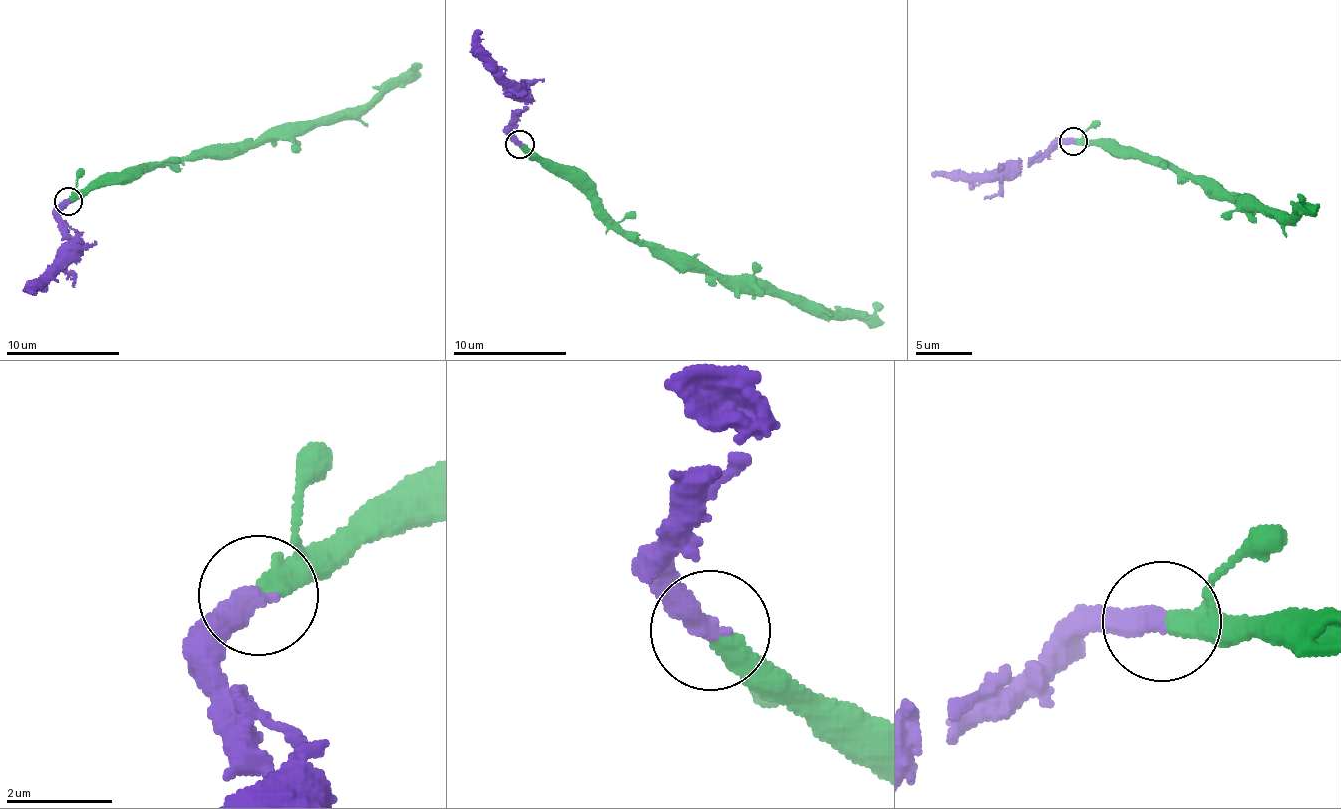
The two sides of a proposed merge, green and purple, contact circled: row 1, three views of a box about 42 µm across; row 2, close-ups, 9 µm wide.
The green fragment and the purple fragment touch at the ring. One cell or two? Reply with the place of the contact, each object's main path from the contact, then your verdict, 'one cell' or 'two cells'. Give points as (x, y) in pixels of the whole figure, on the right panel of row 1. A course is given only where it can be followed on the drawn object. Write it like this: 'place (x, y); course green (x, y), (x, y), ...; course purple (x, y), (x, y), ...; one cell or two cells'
place (1073, 141); course green (1074, 140), (1177, 171), (1210, 193), (1238, 202), (1240, 210), (1259, 210), (1279, 221), (1305, 207), (1300, 196); course purple (1074, 140), (1032, 158), (1012, 160), (982, 175), (932, 173); one cell

